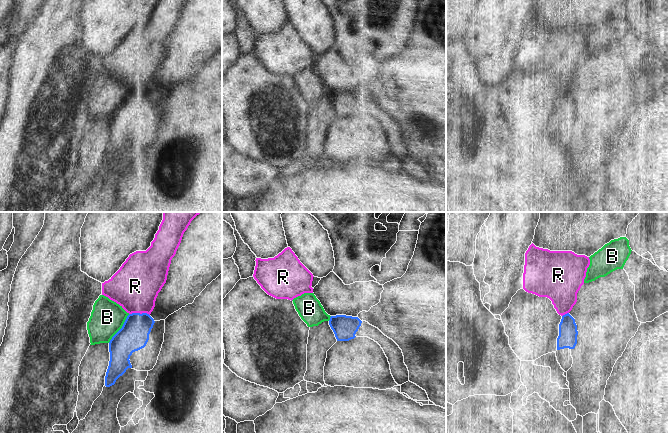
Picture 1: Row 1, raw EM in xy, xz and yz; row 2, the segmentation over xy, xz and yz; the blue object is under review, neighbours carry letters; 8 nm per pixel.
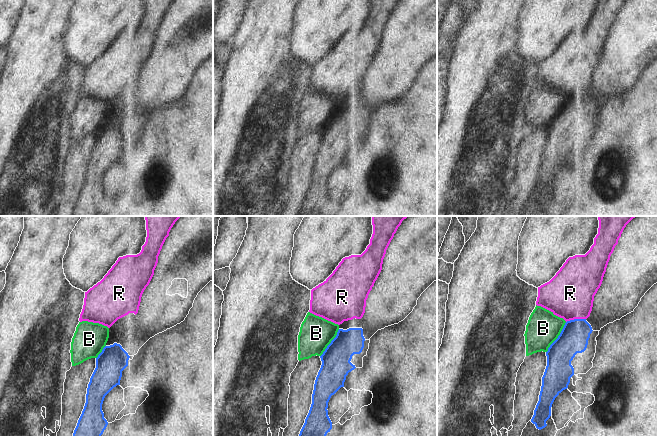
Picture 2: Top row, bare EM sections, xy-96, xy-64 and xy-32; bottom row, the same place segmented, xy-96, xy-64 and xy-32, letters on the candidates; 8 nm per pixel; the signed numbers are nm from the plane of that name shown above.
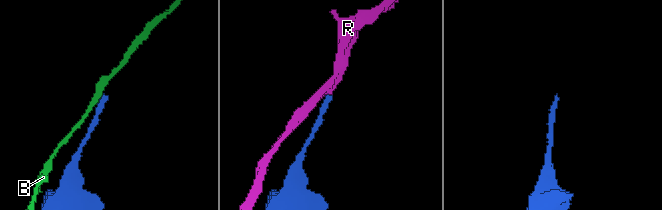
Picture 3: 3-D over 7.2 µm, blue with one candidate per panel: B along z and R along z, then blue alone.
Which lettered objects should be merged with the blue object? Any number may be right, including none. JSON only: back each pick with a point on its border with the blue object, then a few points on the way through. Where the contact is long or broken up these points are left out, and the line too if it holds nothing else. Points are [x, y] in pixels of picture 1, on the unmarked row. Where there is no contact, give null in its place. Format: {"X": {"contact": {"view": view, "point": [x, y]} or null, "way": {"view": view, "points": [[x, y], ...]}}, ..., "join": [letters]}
{"join": []}

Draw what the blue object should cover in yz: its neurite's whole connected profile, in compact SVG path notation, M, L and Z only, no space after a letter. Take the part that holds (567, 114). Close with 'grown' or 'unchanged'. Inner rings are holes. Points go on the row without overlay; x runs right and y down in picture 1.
M569 90L562 92L559 100L559 112L557 114L556 133L561 144L567 148L573 140L571 126L577 120L577 101L575 95Z; grown

